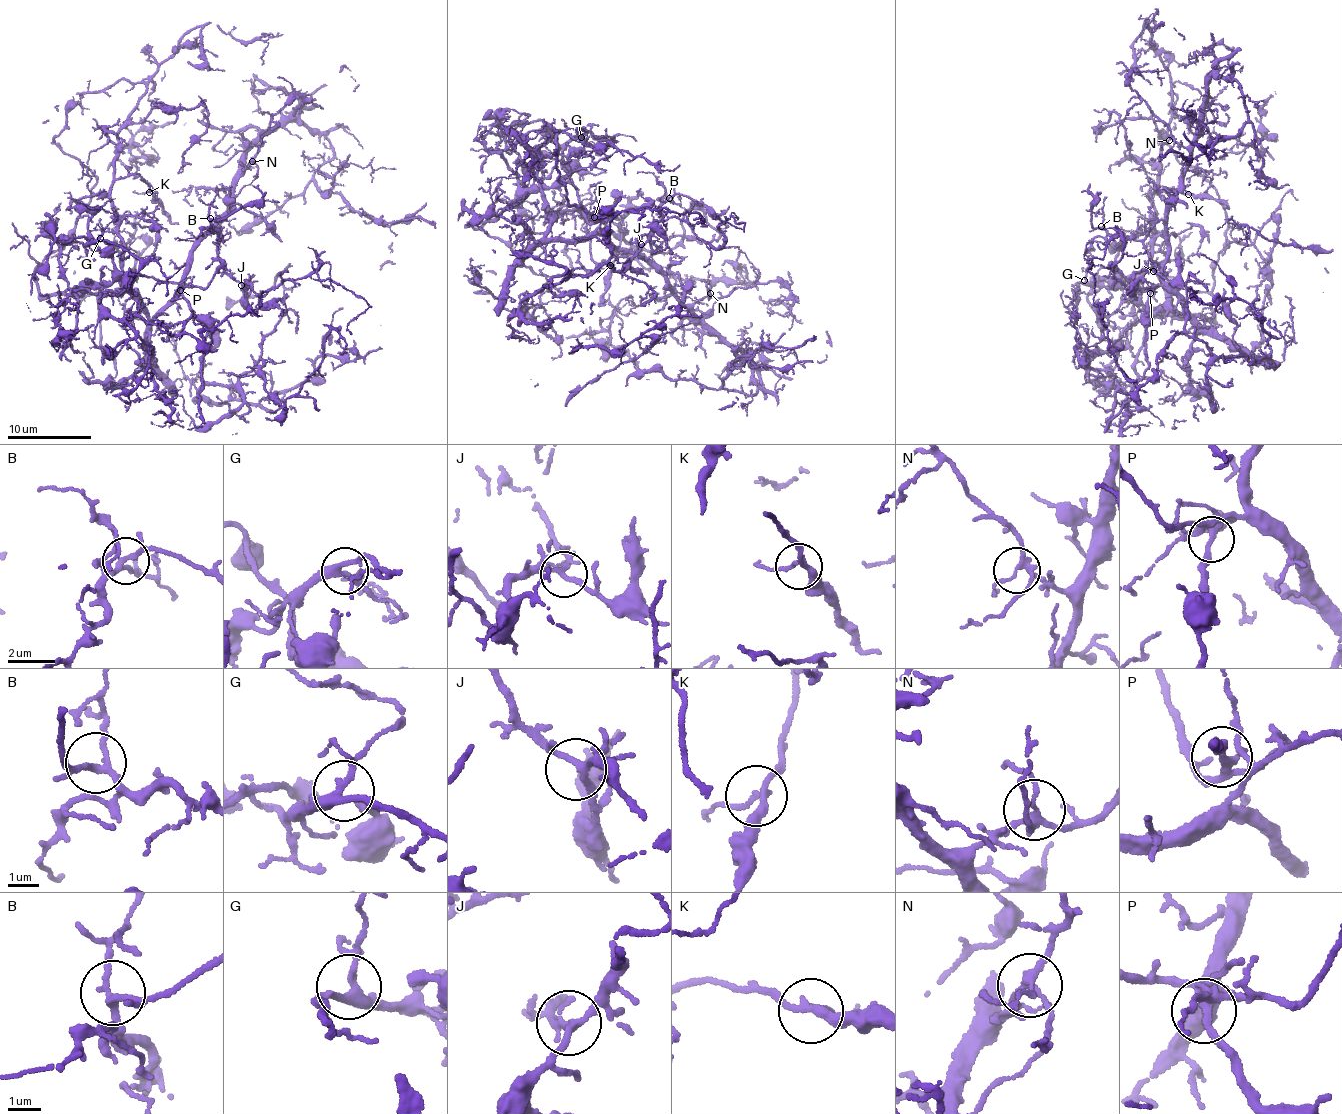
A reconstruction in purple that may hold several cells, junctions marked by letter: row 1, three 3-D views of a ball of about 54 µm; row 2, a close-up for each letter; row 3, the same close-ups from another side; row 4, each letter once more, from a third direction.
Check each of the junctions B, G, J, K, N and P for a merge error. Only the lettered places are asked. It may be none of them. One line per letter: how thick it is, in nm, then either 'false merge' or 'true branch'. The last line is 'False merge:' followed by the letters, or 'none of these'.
B: calibre 190 nm; true branch
G: calibre 280 nm; true branch
J: calibre 190 nm; true branch
K: calibre 170 nm; true branch
N: calibre 200 nm; true branch
P: calibre 200 nm; true branch
False merge: none of these

